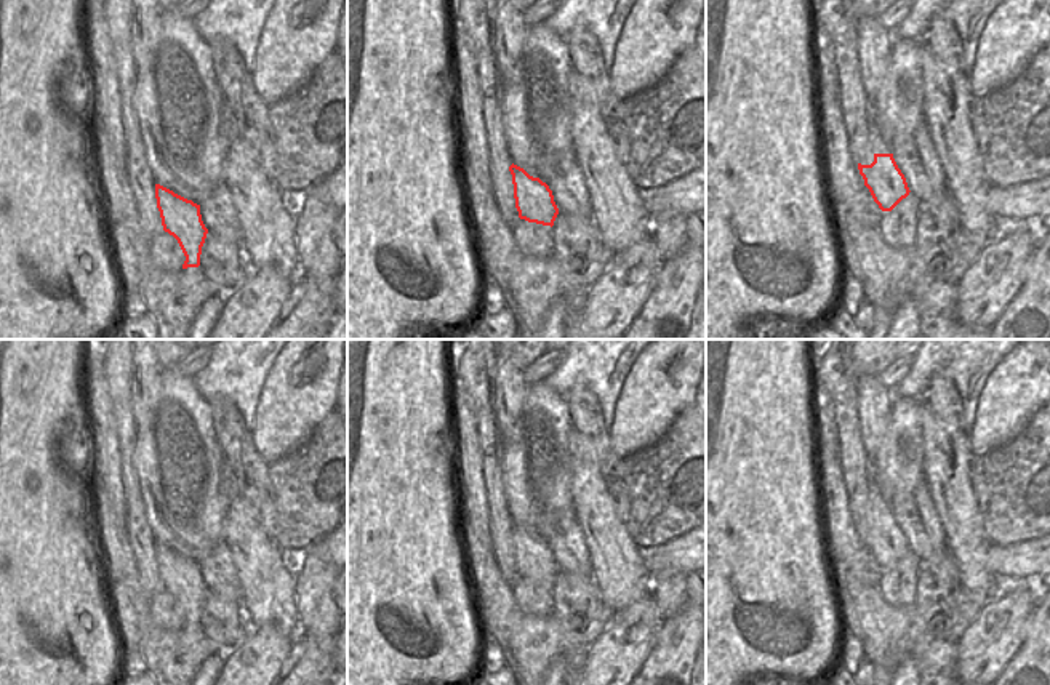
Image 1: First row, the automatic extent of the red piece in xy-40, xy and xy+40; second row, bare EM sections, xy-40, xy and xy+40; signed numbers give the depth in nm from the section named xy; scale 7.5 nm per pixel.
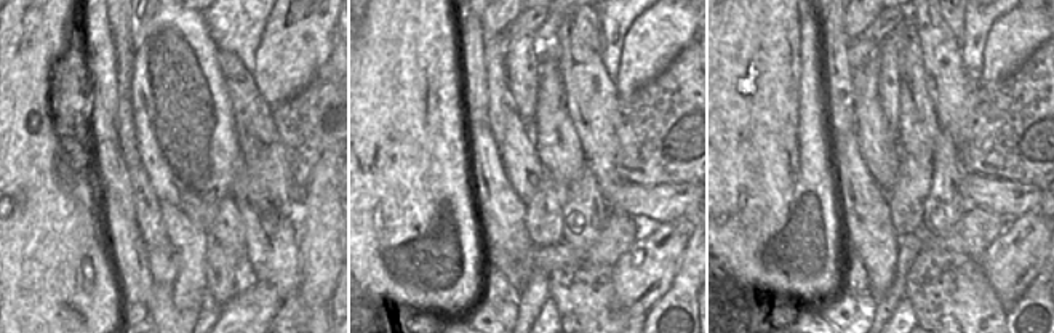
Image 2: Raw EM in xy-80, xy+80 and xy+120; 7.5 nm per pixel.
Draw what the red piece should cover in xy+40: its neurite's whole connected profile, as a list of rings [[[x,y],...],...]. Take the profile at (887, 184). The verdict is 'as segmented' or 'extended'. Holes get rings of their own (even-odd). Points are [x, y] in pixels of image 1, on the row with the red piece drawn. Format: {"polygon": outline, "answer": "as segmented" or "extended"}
{"polygon": [[[872,123],[868,125],[864,154],[858,162],[853,160],[853,166],[882,211],[892,211],[911,192],[890,147]]], "answer": "extended"}

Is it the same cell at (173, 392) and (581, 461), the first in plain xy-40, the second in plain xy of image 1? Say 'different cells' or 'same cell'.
different cells

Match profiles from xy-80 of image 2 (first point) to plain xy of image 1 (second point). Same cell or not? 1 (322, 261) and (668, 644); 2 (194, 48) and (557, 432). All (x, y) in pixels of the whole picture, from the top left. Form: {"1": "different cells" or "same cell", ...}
{"1": "different cells", "2": "same cell"}

